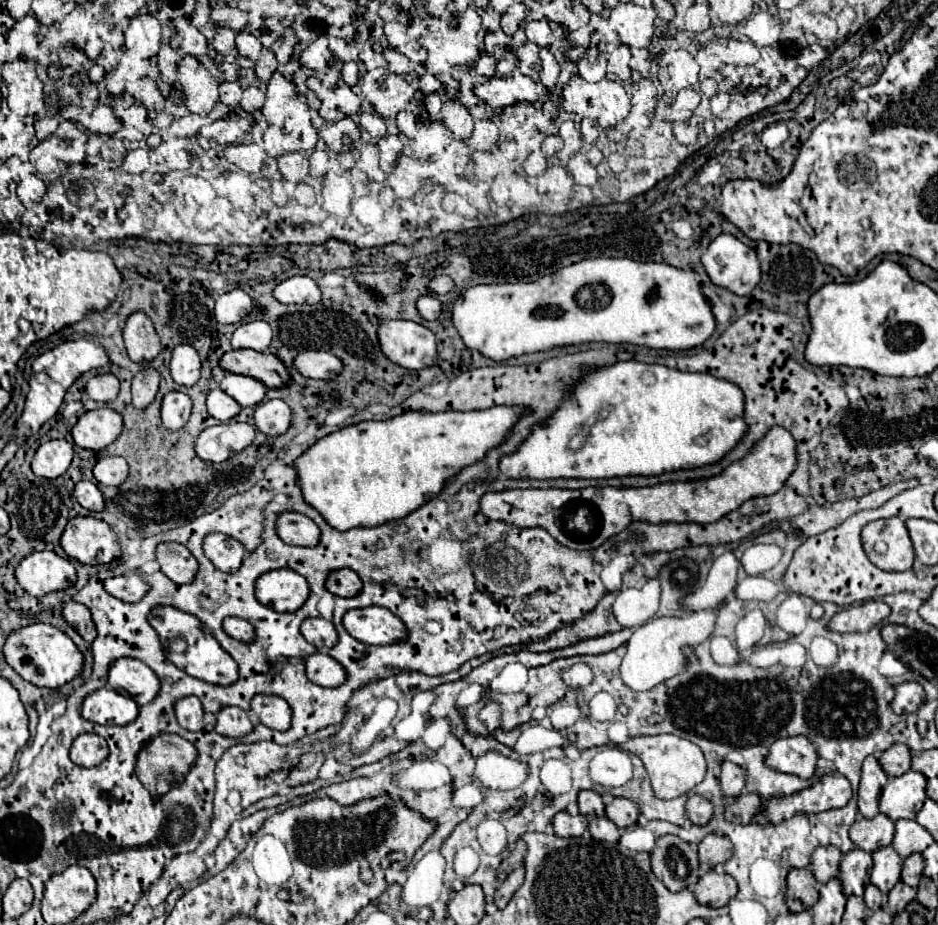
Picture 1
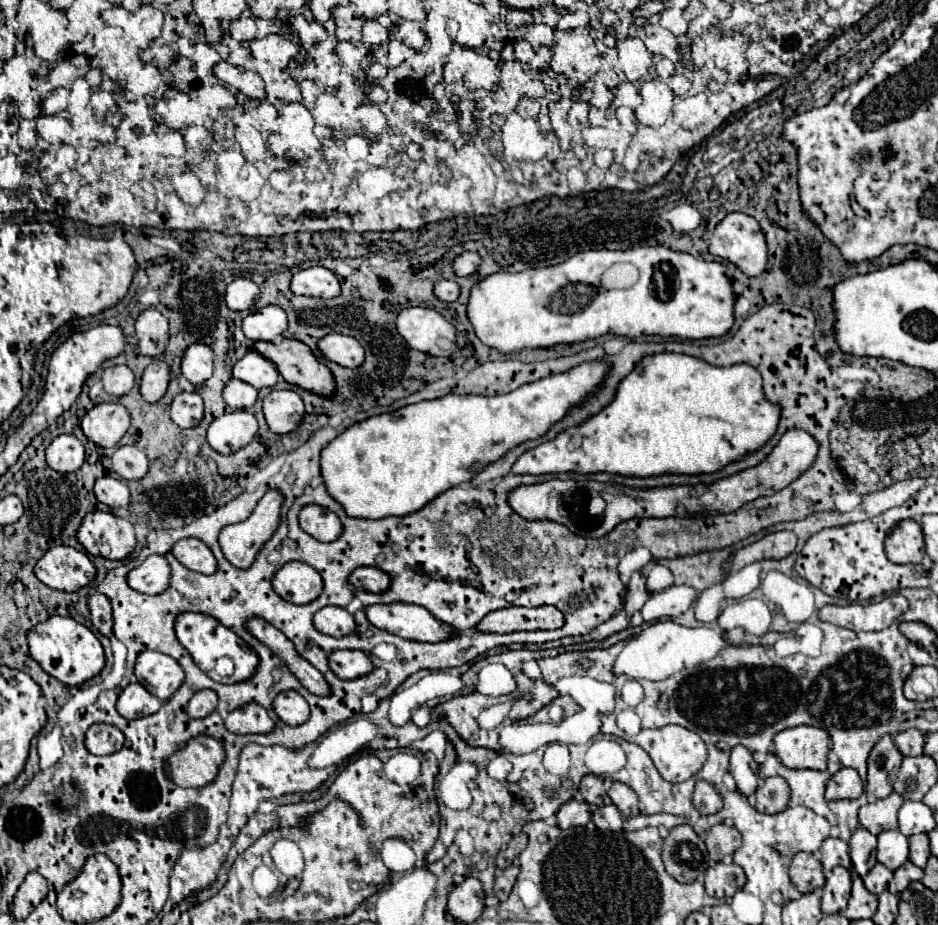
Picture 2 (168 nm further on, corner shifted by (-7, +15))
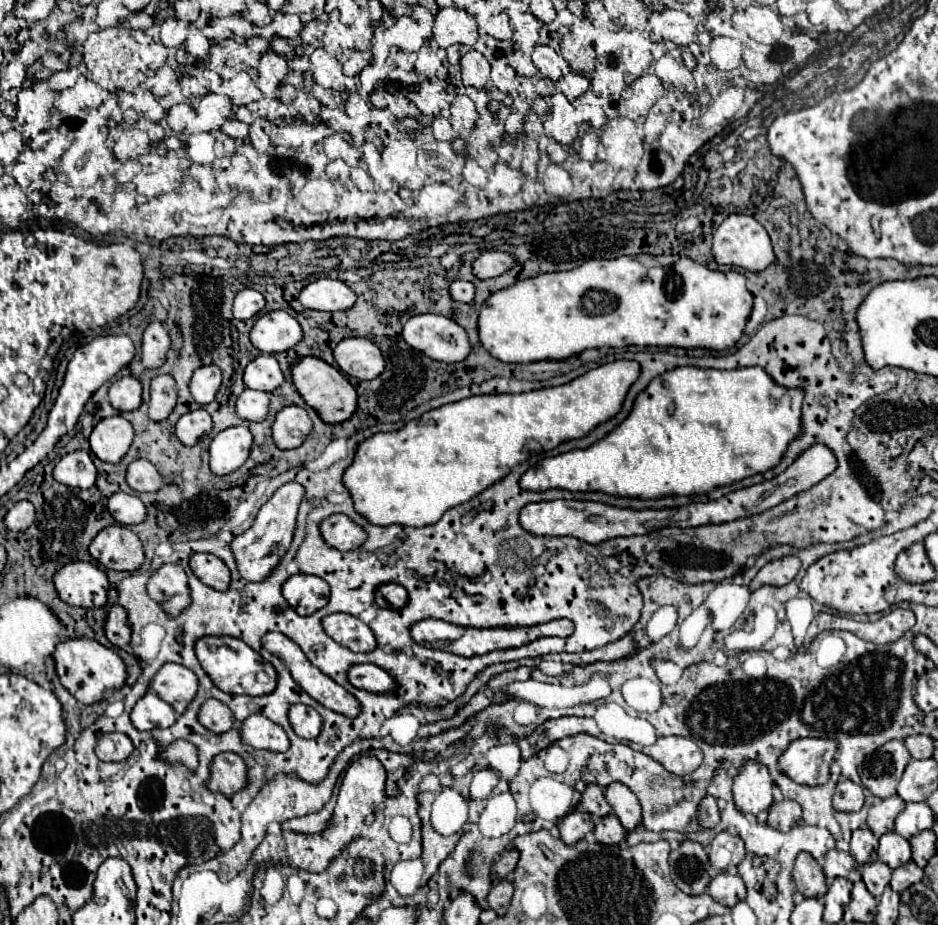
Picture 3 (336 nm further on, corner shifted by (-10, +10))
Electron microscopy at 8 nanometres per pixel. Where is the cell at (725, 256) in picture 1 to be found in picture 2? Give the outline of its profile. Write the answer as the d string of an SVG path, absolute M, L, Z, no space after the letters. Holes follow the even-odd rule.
M730 212L716 226L708 250L732 262L748 276L760 276L768 262L768 248L760 224L742 212Z

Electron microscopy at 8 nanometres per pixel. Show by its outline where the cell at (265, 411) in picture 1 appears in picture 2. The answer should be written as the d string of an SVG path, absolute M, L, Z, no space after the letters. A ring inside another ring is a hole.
M274 390L264 398L264 416L274 434L290 434L304 418L304 402L294 390Z

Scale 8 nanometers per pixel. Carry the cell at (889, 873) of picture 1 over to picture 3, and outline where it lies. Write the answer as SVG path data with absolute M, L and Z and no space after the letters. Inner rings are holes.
M891 831L879 839L877 855L879 855L879 861L887 863L891 869L897 869L899 865L911 861L911 847L907 839Z

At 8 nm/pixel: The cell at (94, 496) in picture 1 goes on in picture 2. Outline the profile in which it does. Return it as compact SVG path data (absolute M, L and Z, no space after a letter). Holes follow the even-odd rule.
M104 476L104 478L96 480L94 494L102 504L106 504L110 508L126 508L130 504L128 486L122 480L116 480L112 476Z

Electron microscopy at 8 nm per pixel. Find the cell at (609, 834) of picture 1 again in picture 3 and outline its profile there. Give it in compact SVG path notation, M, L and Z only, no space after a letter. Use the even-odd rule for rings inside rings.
M609 813L601 819L597 819L597 825L595 825L595 839L599 843L605 843L605 845L613 845L613 843L619 843L625 839L627 831L623 829L621 821L615 817L615 813Z

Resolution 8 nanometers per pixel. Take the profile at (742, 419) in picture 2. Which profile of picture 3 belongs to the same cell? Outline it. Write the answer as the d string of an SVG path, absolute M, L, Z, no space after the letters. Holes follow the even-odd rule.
M675 367L659 377L651 379L651 383L635 397L631 413L611 431L607 433L601 441L593 443L587 449L571 449L567 453L555 455L555 457L545 457L539 465L527 469L521 475L519 485L529 491L545 491L545 489L567 489L567 491L605 491L609 495L623 495L623 497L641 497L641 499L657 499L663 495L693 495L693 493L707 493L713 487L719 485L729 485L735 481L741 481L745 477L751 477L755 473L763 473L771 467L775 467L785 453L789 441L797 437L801 429L801 403L803 403L803 389L785 389L779 387L761 367L743 367L743 369L733 369L733 371L719 371L719 369L701 369L701 367ZM669 407L675 407L673 413L669 413Z

